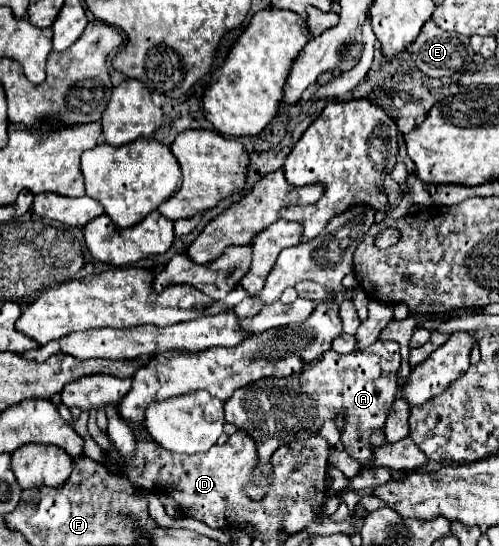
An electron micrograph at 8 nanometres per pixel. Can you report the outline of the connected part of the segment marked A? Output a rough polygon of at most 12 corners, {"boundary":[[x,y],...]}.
{"boundary":[[399,344],[327,350],[295,376],[225,402],[255,440],[245,494],[269,492],[271,454],[343,414],[347,454],[371,460],[399,390]]}

